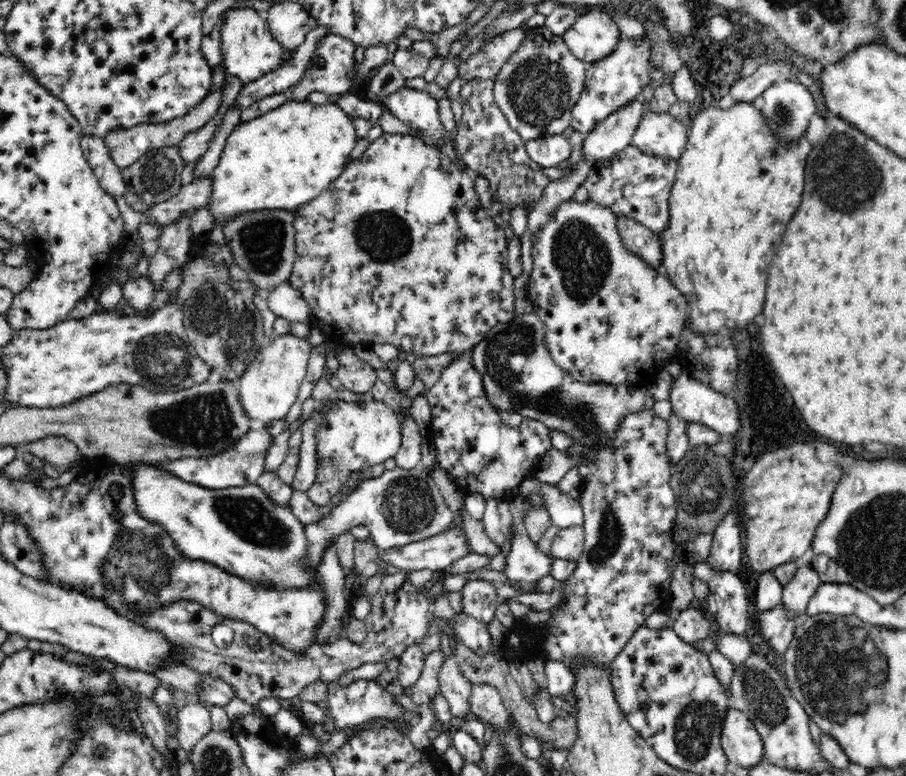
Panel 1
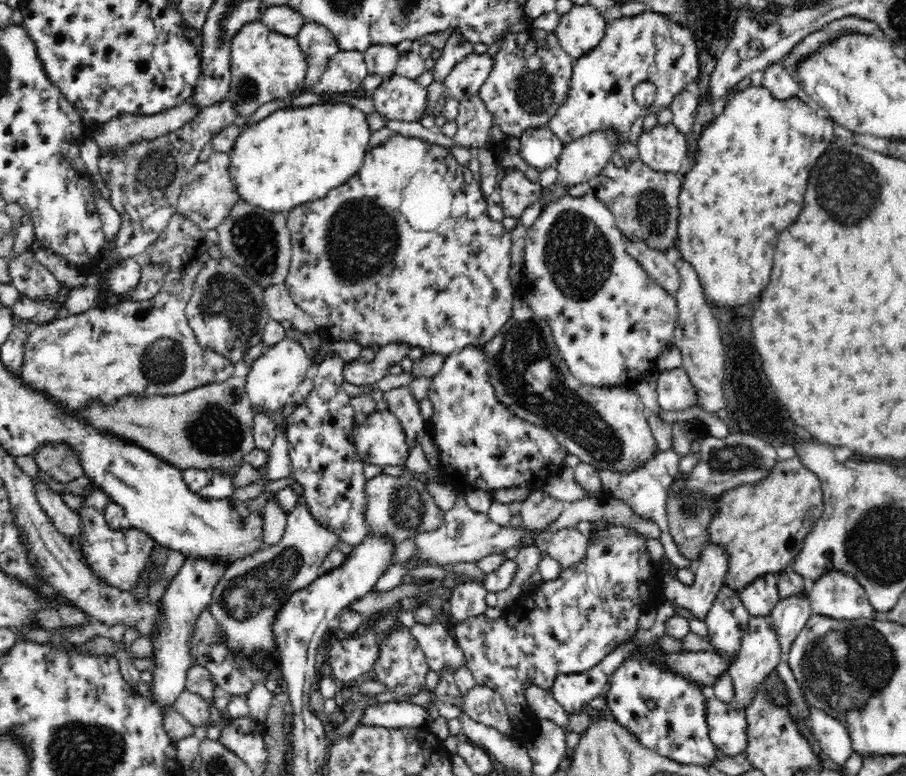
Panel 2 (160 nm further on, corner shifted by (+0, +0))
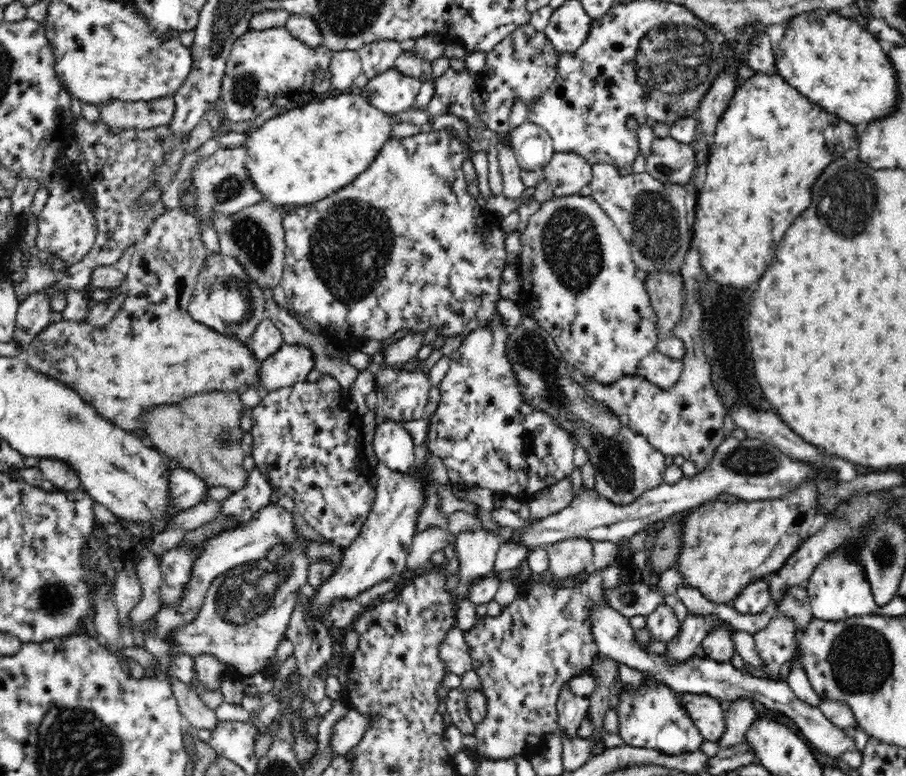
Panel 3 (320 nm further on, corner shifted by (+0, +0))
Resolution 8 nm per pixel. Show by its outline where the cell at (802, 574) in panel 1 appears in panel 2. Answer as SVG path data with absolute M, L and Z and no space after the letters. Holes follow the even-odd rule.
M805 592L798 596L781 598L771 615L780 645L782 645L782 652L786 656L794 640L813 615L809 597Z

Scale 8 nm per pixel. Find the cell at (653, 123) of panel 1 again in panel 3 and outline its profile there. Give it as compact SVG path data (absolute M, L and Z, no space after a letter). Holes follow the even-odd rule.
M666 136L654 138L645 170L656 180L684 185L690 181L695 166L692 146Z

